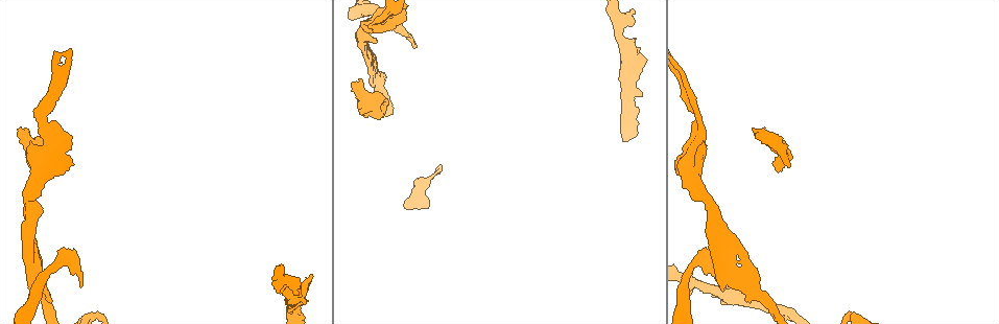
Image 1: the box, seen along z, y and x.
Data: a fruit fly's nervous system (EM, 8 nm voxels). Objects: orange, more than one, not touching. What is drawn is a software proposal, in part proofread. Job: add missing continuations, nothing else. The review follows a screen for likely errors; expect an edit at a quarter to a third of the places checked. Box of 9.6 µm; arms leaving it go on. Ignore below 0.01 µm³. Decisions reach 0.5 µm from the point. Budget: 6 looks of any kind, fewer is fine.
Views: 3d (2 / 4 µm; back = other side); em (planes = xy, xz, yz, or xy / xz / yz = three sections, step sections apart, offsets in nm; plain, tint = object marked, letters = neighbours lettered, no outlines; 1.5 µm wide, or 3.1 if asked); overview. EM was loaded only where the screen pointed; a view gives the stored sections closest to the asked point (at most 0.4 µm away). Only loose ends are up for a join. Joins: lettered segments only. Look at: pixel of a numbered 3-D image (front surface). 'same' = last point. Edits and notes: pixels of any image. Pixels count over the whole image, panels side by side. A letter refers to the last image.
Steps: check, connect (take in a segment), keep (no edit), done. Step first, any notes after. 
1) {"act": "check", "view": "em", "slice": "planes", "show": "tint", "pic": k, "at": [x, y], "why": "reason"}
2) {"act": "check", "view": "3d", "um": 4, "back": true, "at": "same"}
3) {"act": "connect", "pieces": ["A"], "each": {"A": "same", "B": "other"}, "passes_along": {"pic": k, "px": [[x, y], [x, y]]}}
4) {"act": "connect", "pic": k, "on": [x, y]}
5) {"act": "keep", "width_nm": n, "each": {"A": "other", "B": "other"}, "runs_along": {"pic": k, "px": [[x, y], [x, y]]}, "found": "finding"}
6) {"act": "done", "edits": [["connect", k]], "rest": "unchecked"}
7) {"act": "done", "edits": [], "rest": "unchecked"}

{"act": "check", "view": "3d", "um": 4, "pic": 1, "at": [688, 186]}

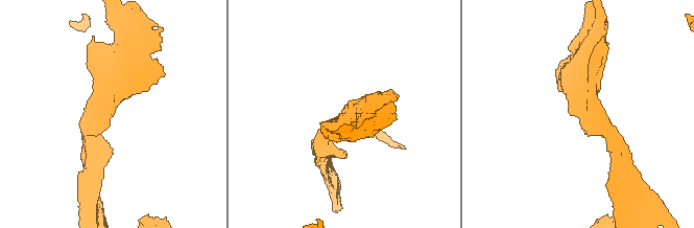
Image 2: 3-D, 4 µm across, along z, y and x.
{"act": "check", "view": "em", "slice": "planes", "show": "letters", "pic": 2, "at": [112, 116], "why": "now the EM"}

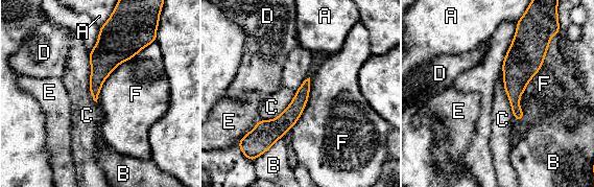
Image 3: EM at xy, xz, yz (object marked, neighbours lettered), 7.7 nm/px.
{"act": "keep", "longest_contact_nm": ["F", 600], "each": {"A": "other", "B": "other", "C": "other", "D": "other", "E": "other", "F": "other"}, "found": "none of them fits"}

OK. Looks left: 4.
{"act": "check", "view": "em", "slice": "planes", "show": "letters", "pic": 1, "at": [705, 247]}

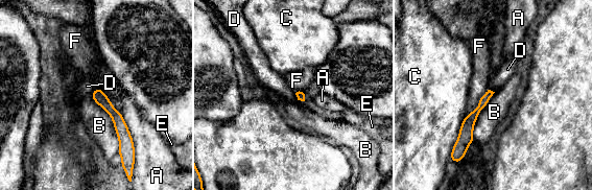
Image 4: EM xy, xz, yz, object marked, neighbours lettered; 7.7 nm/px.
{"act": "keep", "each": {"A": "other", "B": "other", "C": "other", "D": "other", "E": "other", "F": "other"}, "border": {"pic": 4, "px": [[94, 89], [90, 94]]}, "found": "none of them fits"}

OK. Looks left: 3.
{"act": "check", "view": "3d", "um": 2, "pic": 1, "at": [644, 57], "why": "branch stops here"}

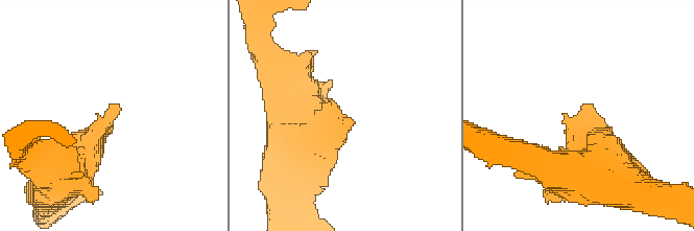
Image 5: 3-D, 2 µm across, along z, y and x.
{"act": "check", "view": "em", "slice": "yz", "step": 4, "show": "tint", "pic": 5, "at": [118, 106]}

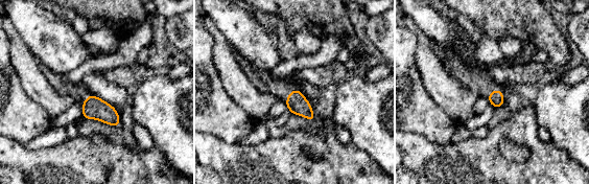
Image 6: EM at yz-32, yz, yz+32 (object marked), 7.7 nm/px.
{"act": "check", "view": "em", "slice": "planes", "show": "letters", "at": "same", "why": "another direction"}

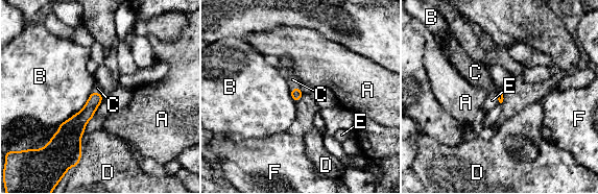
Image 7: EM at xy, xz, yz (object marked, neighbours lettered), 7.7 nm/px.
{"act": "connect", "pieces": ["C"], "longest_contact_nm": ["B", 380], "each": {"A": "other", "B": "other", "C": "same", "D": "other", "E": "other", "F": "other"}, "found": "it goes on there"}

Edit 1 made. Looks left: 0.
{"act": "done", "edits": [["connect", 7]], "rest": "unchecked"}

